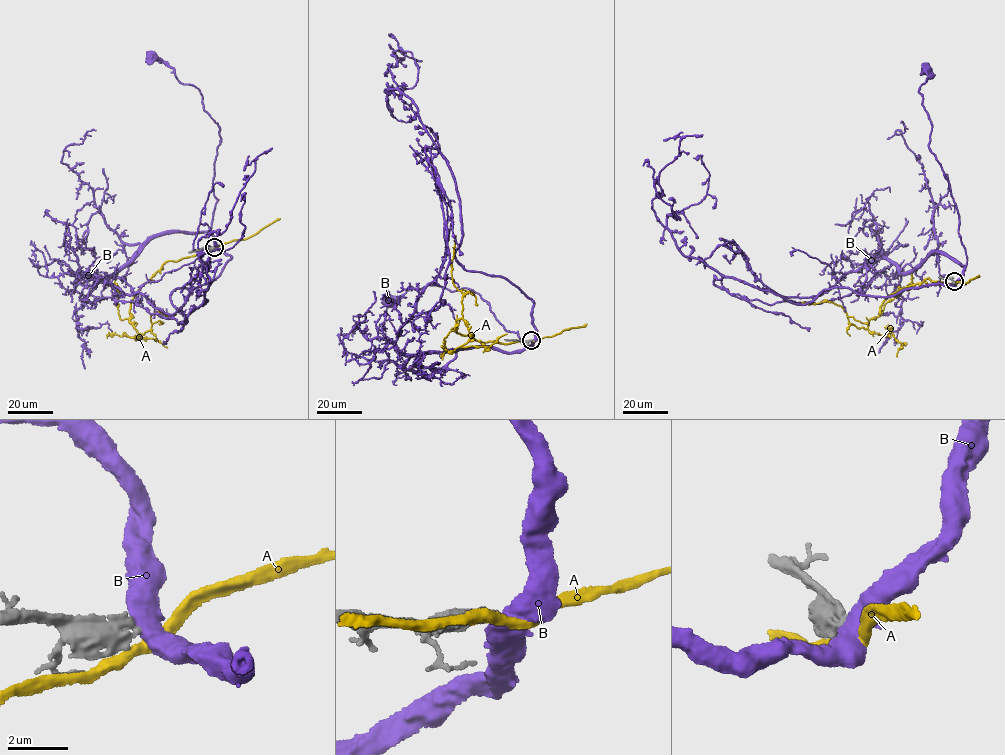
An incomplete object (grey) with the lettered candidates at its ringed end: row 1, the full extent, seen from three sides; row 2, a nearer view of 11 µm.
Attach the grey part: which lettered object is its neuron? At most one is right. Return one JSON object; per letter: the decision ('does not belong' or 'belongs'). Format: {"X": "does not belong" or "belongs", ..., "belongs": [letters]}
{"A": "does not belong", "B": "does not belong", "belongs": []}

